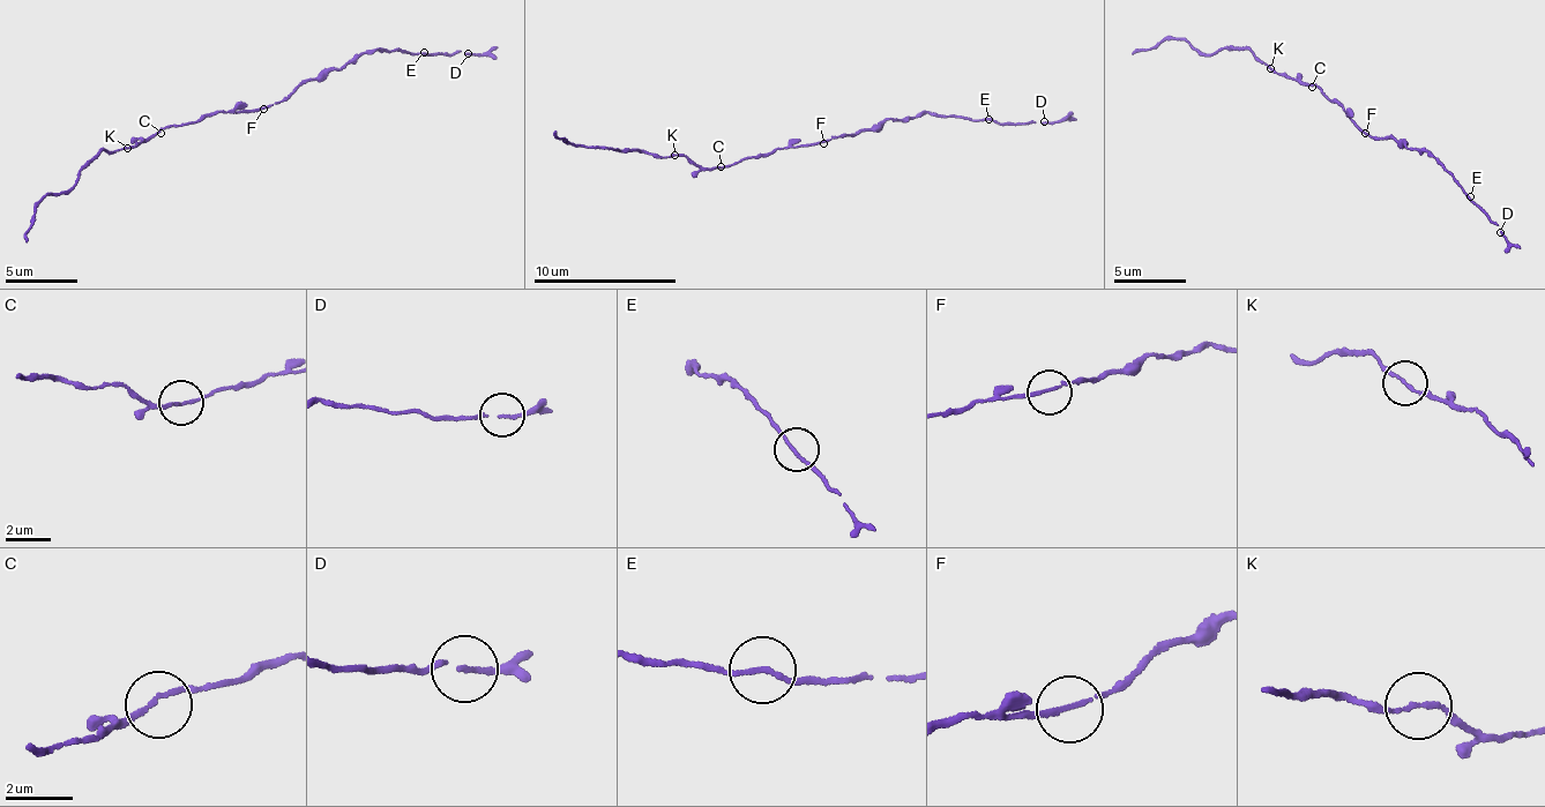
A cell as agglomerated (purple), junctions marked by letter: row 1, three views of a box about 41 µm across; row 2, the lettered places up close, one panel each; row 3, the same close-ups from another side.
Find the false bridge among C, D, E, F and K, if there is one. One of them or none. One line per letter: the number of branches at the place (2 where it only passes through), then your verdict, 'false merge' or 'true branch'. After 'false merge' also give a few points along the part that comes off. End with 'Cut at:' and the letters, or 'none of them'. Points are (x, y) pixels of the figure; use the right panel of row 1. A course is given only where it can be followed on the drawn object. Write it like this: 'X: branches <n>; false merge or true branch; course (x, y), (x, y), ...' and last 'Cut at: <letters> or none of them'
C: branches 2; true branch
D: branches 2; true branch
E: branches 2; true branch
F: branches 2; true branch
K: branches 2; true branch
Cut at: none of them

